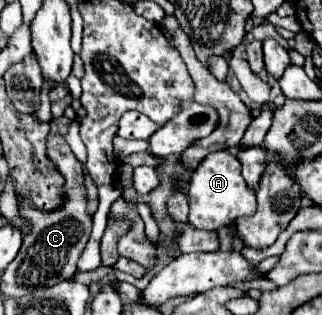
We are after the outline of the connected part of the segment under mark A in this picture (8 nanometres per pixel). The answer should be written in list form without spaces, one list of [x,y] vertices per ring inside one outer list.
[[[228,150],[208,154],[198,170],[192,174],[188,186],[188,202],[190,202],[190,224],[202,230],[218,230],[228,226],[232,220],[240,216],[254,214],[256,208],[256,190],[252,190],[240,174],[240,162]]]

